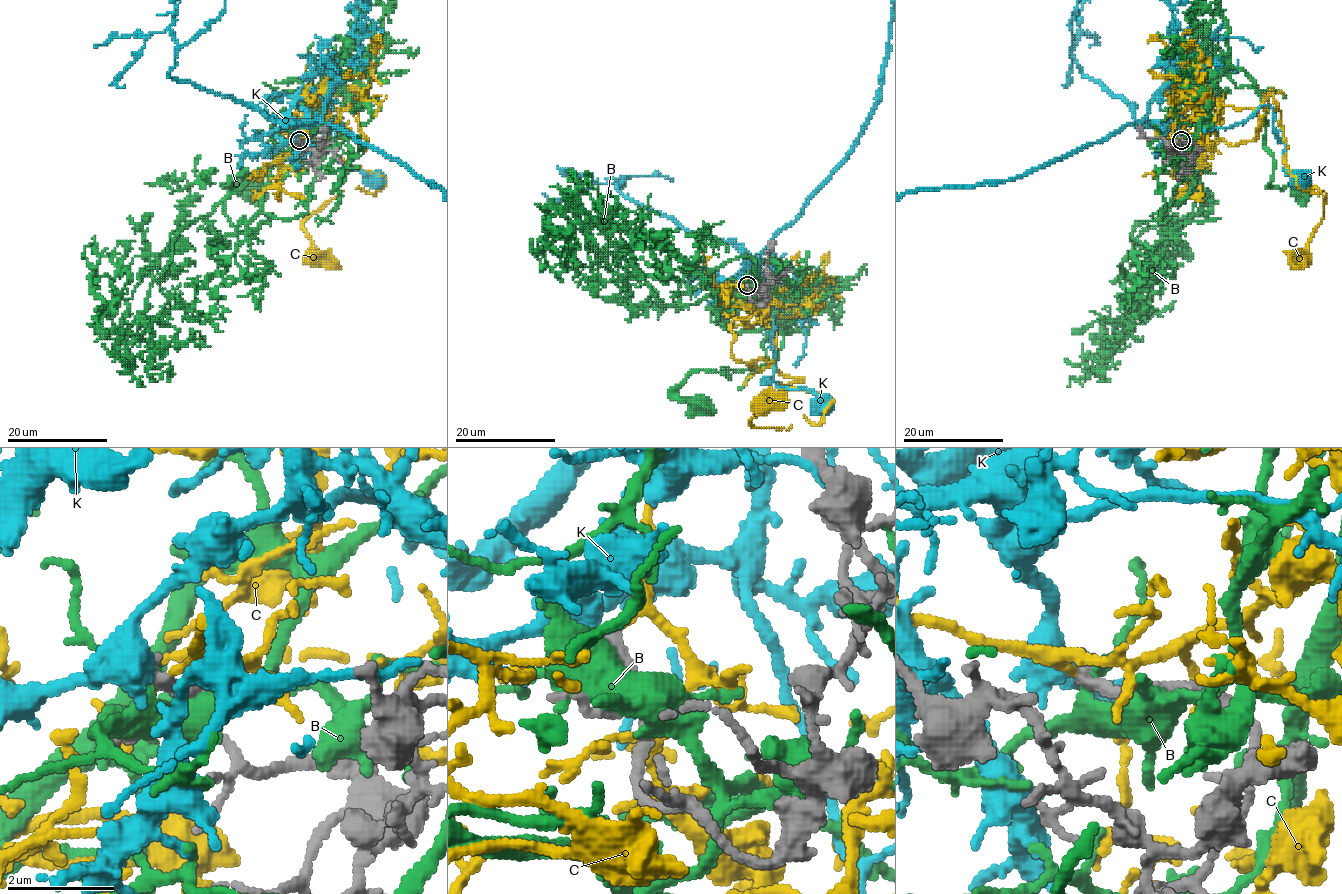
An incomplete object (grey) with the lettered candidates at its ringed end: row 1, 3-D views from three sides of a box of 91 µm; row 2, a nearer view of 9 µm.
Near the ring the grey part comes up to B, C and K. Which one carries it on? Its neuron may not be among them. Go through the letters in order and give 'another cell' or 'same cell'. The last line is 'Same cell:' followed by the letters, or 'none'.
B: another cell
C: same cell
K: another cell
Same cell: C

